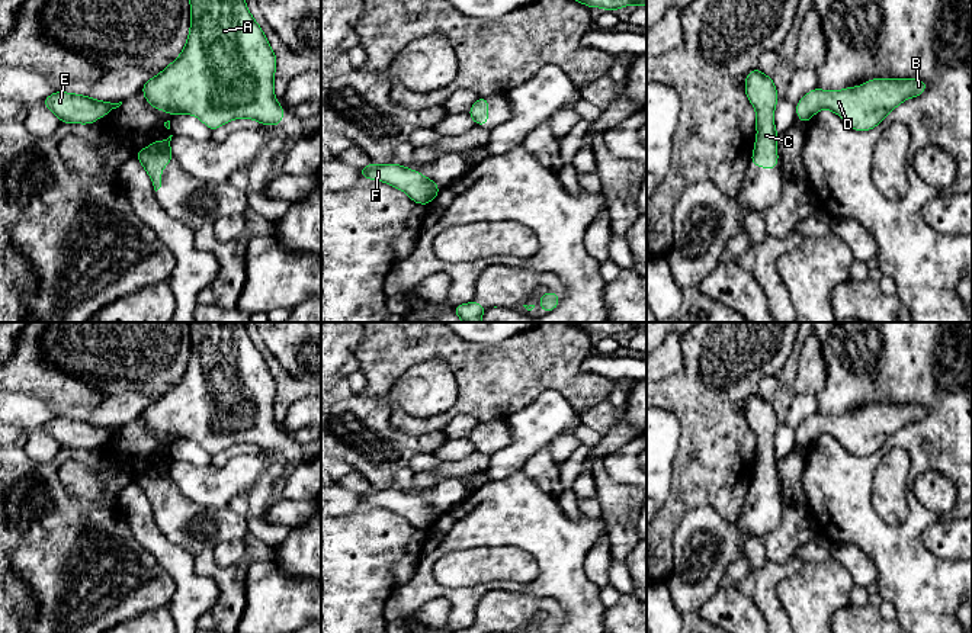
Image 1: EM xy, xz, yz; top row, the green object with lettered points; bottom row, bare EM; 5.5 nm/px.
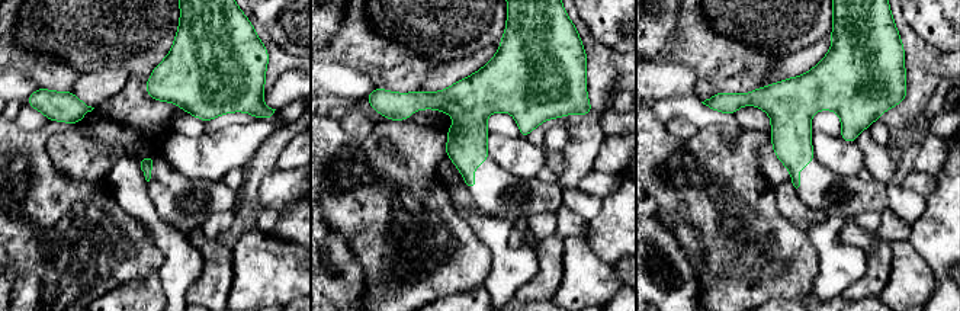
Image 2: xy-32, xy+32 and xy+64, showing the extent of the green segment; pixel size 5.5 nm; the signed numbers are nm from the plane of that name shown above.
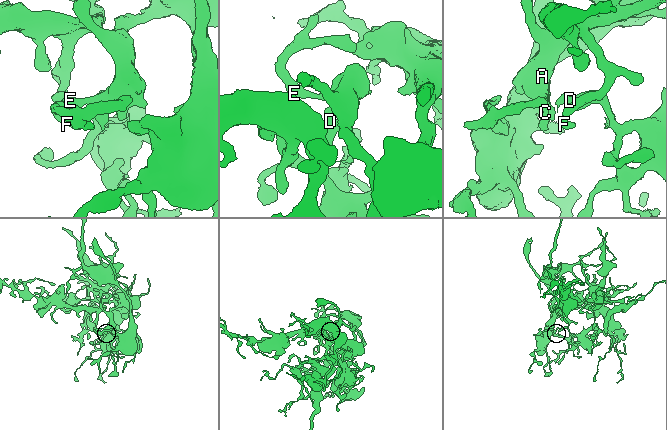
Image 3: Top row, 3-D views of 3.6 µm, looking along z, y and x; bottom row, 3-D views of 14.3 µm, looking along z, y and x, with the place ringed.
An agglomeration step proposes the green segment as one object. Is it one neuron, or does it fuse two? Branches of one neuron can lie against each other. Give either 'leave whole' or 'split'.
leave whole

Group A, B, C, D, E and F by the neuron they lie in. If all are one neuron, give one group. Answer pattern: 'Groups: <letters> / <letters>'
Groups: A B C D E F

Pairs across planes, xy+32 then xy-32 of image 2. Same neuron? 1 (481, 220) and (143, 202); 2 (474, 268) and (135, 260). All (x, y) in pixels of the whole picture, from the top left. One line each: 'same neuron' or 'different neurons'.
1: same neuron
2: same neuron

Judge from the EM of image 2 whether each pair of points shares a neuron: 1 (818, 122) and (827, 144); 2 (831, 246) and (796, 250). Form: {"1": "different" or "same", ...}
{"1": "different", "2": "different"}

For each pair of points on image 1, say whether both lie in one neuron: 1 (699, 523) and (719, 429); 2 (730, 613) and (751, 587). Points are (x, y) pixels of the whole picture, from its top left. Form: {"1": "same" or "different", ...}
{"1": "different", "2": "different"}

